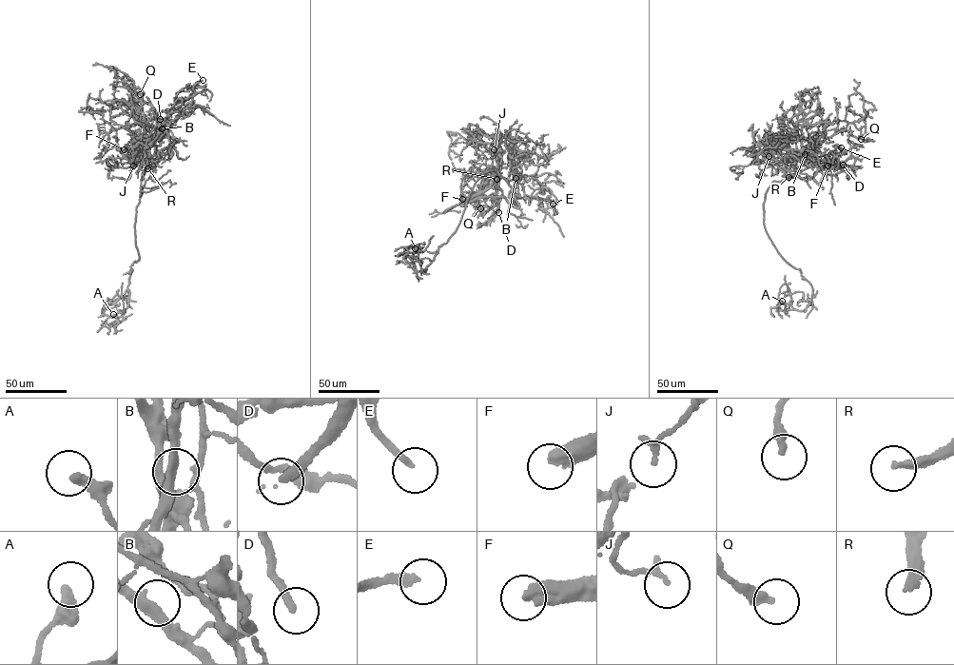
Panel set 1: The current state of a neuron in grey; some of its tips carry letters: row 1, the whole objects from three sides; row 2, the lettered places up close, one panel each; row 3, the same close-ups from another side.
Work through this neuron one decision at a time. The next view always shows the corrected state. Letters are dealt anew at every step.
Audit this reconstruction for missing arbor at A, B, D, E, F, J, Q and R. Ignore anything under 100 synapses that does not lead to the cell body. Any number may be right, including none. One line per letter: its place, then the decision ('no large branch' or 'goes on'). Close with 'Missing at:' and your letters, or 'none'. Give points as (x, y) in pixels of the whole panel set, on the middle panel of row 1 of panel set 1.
A: (415, 248) | no large branch
B: (515, 178) | no large branch
D: (498, 212) | no large branch
E: (553, 204) | no large branch
F: (462, 199) | goes on
J: (494, 149) | no large branch
Q: (480, 208) | no large branch
R: (496, 179) | goes on
Missing at: F, R

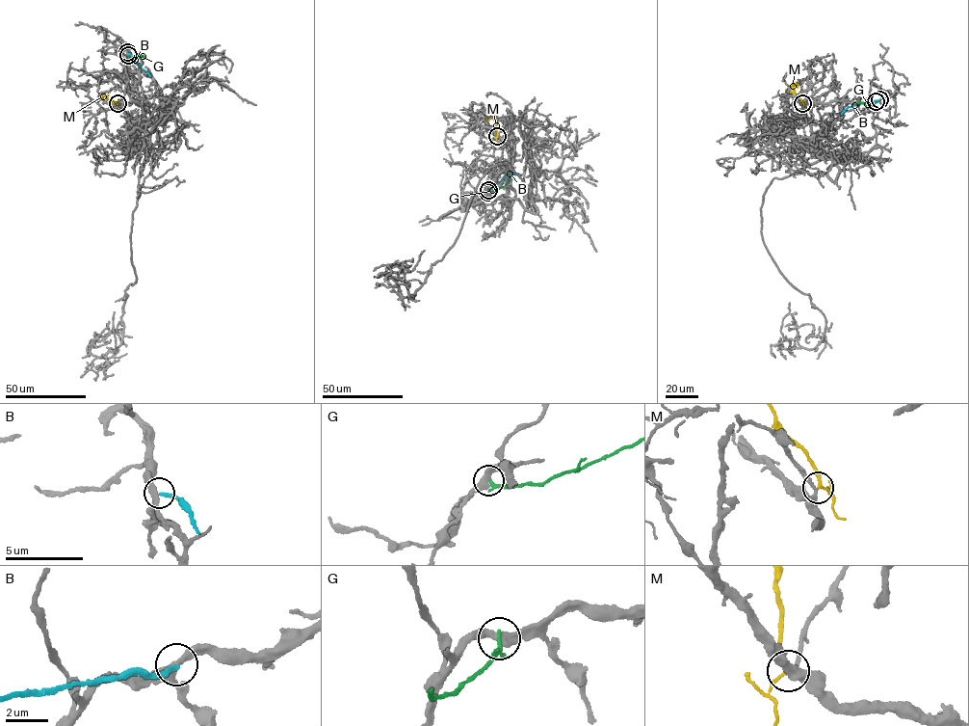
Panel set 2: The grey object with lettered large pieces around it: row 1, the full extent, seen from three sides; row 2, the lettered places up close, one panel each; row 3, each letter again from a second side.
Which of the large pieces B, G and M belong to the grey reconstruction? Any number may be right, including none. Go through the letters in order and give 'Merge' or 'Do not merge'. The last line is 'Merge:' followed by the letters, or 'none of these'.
B: Do not merge
G: Do not merge
M: Merge
Merge: M

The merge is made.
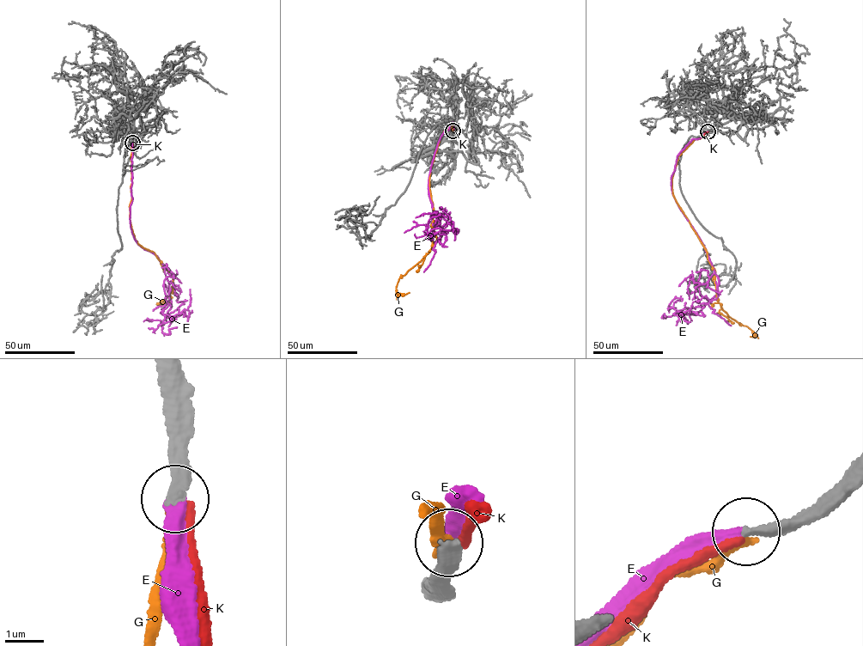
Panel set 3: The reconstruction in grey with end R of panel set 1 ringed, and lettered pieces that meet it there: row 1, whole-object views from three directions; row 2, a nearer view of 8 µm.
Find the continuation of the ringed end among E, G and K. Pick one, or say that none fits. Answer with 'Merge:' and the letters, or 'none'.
Merge: E

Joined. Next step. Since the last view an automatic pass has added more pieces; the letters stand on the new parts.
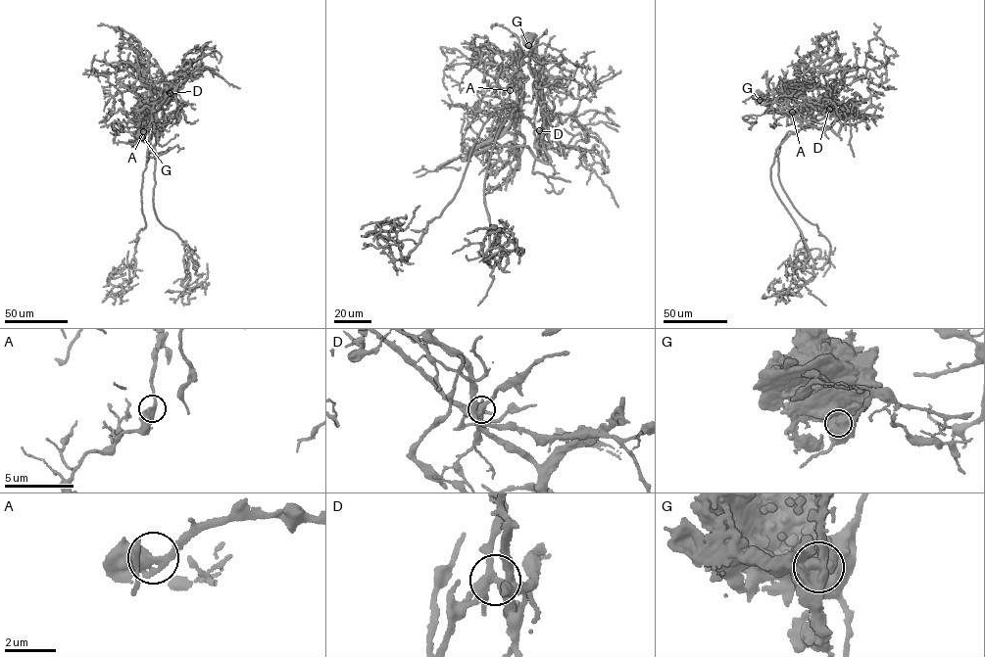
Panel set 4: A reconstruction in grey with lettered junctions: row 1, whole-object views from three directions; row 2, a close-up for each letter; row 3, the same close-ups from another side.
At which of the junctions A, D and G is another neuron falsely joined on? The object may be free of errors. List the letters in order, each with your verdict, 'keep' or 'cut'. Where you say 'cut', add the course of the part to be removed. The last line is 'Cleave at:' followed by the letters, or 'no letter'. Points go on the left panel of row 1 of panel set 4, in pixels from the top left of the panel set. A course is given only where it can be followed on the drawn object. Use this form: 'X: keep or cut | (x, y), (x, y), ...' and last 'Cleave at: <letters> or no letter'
A: keep
D: keep
G: cut
Cleave at: G

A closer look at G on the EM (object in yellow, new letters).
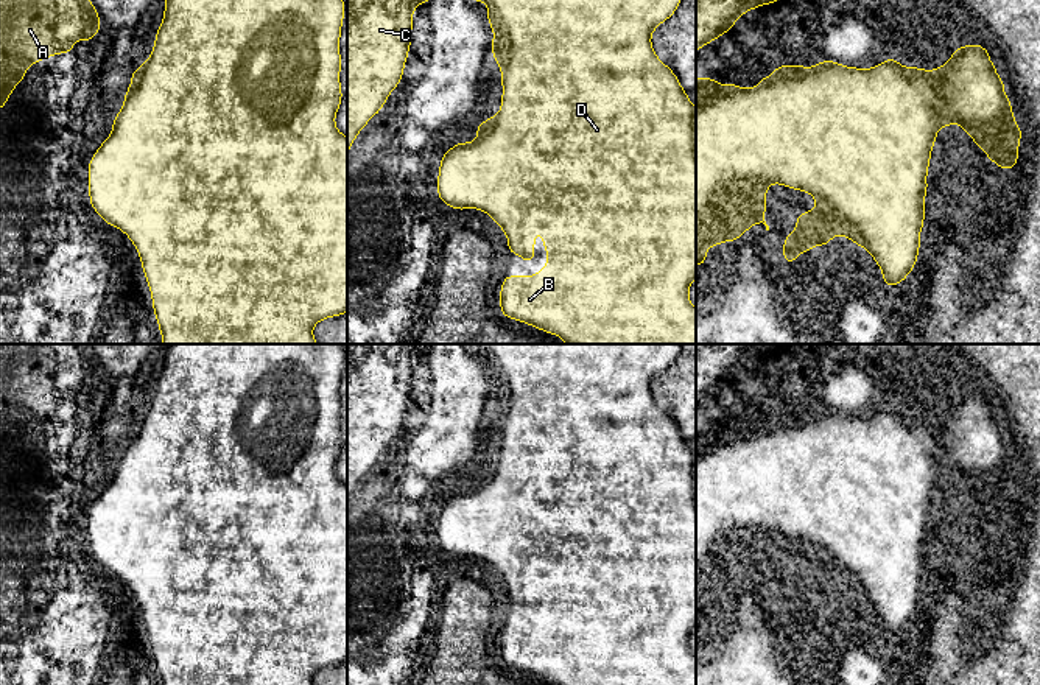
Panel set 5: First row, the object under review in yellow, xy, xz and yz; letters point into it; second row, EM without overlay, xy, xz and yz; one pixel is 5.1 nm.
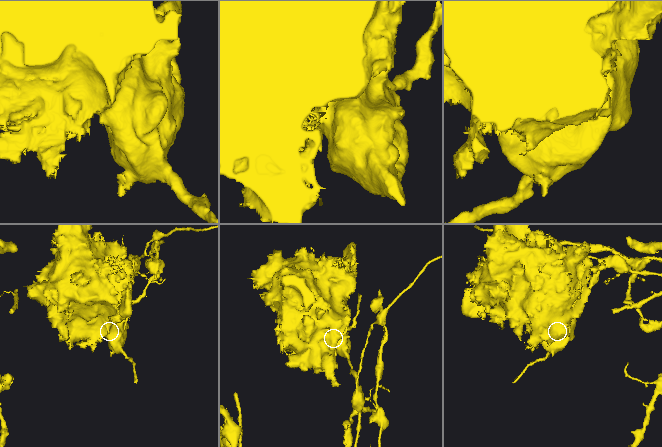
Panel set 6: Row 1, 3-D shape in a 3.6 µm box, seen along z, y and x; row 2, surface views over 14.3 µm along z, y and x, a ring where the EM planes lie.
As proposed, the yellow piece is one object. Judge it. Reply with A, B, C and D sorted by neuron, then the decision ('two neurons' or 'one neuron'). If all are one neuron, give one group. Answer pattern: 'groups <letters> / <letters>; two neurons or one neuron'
groups A C / B D; two neurons

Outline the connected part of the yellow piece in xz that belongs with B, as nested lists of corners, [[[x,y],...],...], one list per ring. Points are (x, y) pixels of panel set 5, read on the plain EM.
[[[469,344],[469,346],[472,350],[484,350],[487,353],[487,372],[492,375],[492,381],[494,381],[490,400],[501,419],[501,436],[504,428],[511,425],[515,428],[515,461],[512,465],[503,461],[506,451],[504,451],[504,444],[501,442],[501,456],[500,456],[501,475],[506,480],[526,478],[528,480],[526,489],[540,497],[540,503],[531,506],[528,509],[528,515],[523,517],[520,522],[520,531],[523,532],[523,537],[529,542],[526,556],[520,556],[517,553],[500,554],[498,546],[495,543],[497,532],[498,532],[497,528],[492,528],[492,529],[483,528],[473,536],[469,536],[466,539],[451,536],[444,543],[445,548],[453,554],[462,553],[466,557],[492,559],[497,565],[495,571],[508,585],[509,602],[517,602],[522,609],[526,609],[528,612],[534,610],[534,602],[536,602],[534,585],[537,579],[540,578],[543,582],[542,593],[546,596],[546,615],[540,616],[536,624],[504,624],[500,637],[500,652],[498,652],[501,657],[501,663],[512,669],[515,668],[518,671],[532,674],[545,682],[551,682],[557,685],[696,685],[696,657],[691,654],[690,645],[688,645],[691,631],[696,627],[696,456],[690,450],[688,442],[680,434],[676,422],[659,408],[651,392],[651,385],[654,378],[660,372],[666,371],[677,360],[682,344]]]

